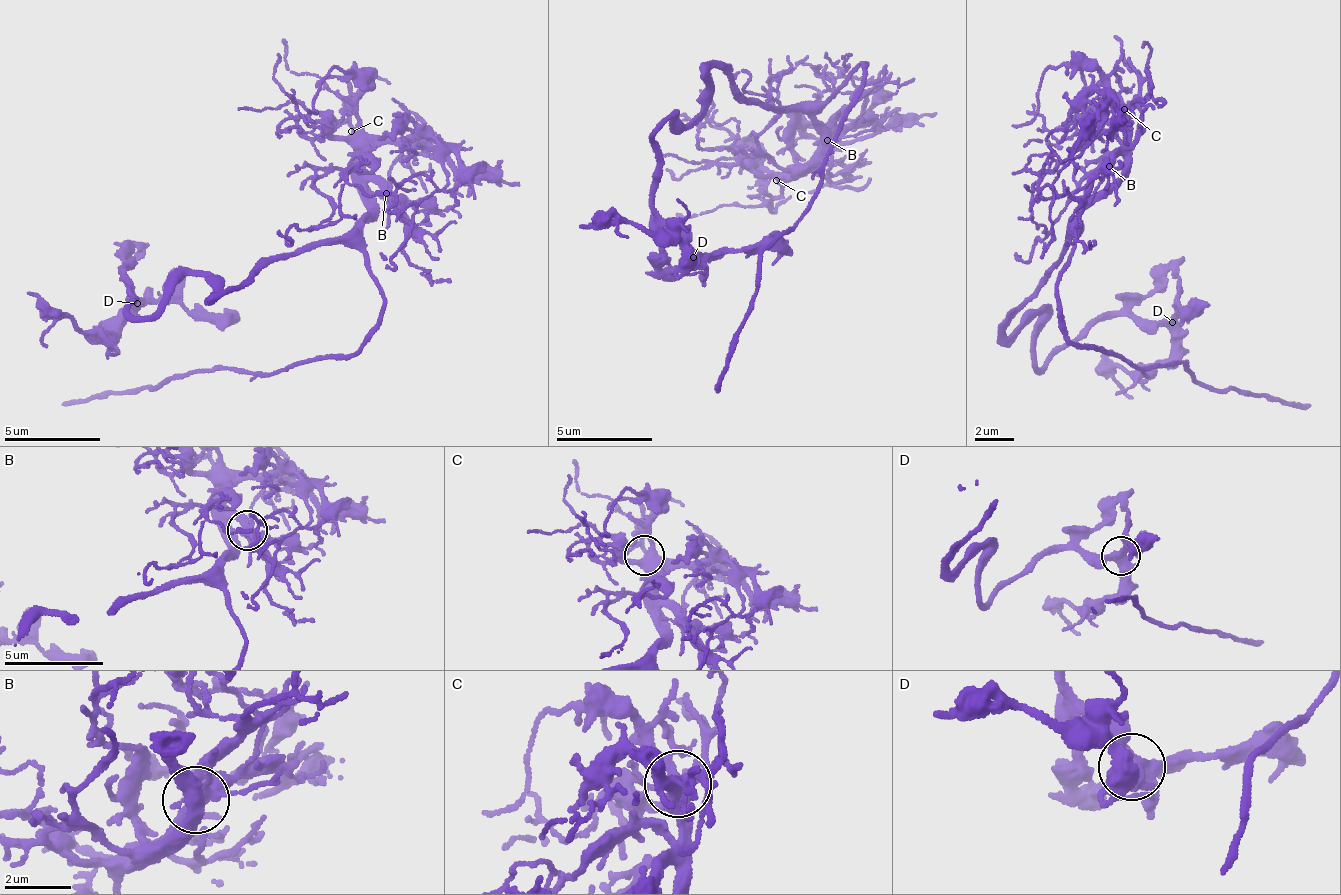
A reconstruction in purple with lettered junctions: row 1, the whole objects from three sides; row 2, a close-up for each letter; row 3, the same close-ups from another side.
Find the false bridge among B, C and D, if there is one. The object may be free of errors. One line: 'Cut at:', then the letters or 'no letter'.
Cut at: no letter

